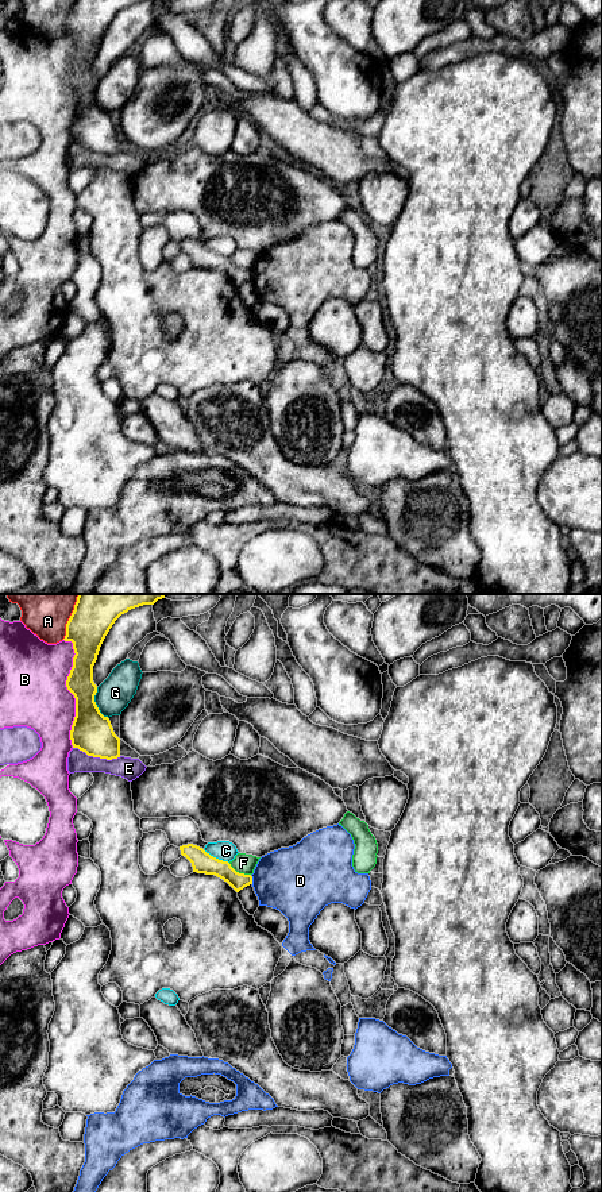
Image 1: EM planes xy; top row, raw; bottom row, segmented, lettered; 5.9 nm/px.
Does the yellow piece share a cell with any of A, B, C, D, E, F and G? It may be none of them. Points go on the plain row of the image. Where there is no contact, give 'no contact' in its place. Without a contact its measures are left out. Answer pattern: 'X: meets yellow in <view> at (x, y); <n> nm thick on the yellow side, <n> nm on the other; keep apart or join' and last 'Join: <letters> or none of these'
A: meets yellow in xy at (68, 18); 240 nm thick on the yellow side, 200 nm on the other; keep apart
B: meets yellow in xy at (69, 85); 200 nm thick on the yellow side, 400 nm on the other; keep apart
C: meets yellow in xy at (215, 253); 130 nm thick on the yellow side, 120 nm on the other; keep apart
D: meets yellow in xy at (251, 274); 110 nm thick on the yellow side, 400 nm on the other; keep apart
E: meets yellow in xy at (97, 151); 240 nm thick on the yellow side, 130 nm on the other; keep apart
F: meets yellow in xy at (238, 267); 130 nm thick on the yellow side, 120 nm on the other; keep apart
G: meets yellow in xy at (95, 99); 240 nm thick on the yellow side, 200 nm on the other; keep apart
Join: none of these

